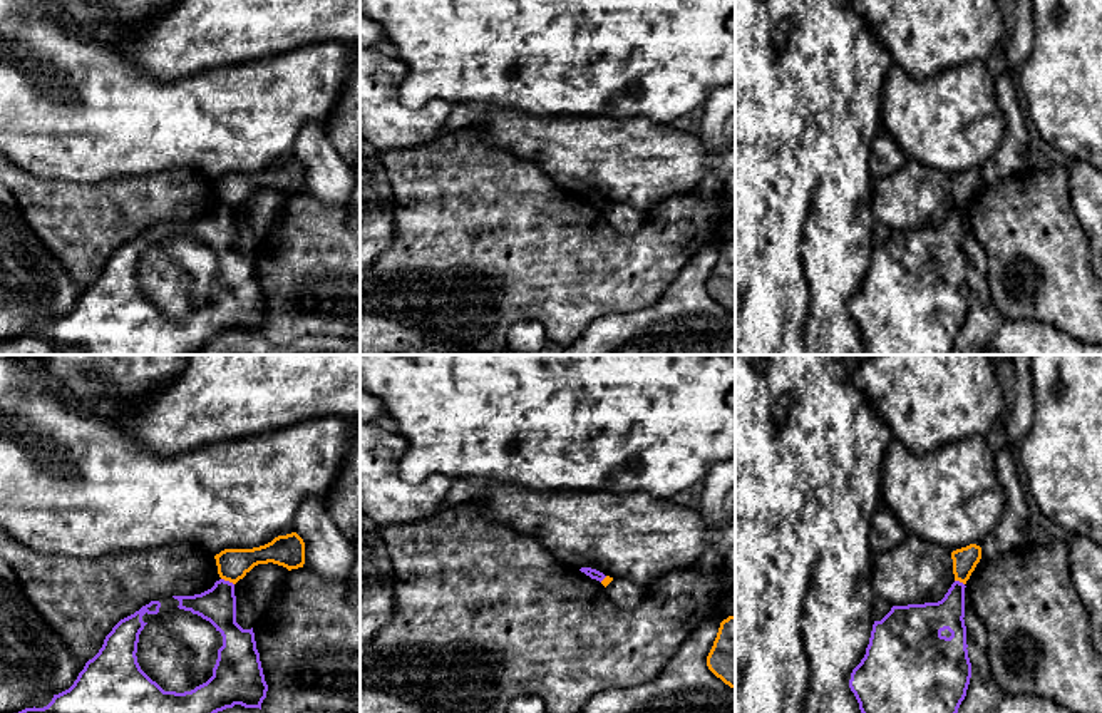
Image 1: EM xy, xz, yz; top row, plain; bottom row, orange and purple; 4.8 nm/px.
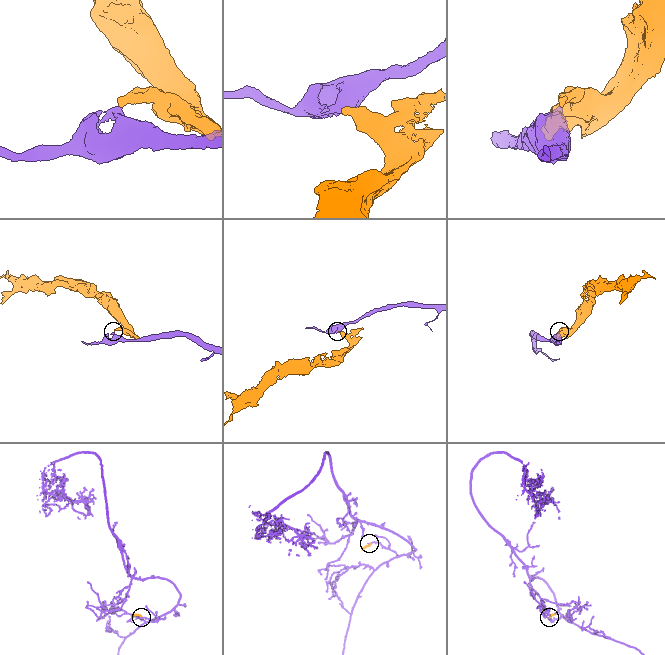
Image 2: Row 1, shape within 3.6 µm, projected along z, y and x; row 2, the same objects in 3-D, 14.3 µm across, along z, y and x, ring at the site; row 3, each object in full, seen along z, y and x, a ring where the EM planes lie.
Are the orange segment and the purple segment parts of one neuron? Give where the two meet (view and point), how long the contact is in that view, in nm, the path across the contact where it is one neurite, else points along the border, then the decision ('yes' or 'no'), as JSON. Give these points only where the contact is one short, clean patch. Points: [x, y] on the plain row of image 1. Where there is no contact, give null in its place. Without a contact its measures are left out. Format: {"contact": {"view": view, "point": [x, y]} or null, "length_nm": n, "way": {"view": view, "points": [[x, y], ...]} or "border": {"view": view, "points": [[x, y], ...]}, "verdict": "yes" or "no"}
{"contact": {"view": "xy", "point": [228, 205]}, "length_nm": 70, "border": {"view": "xy", "points": [[221, 203], [233, 210]]}, "verdict": "no"}

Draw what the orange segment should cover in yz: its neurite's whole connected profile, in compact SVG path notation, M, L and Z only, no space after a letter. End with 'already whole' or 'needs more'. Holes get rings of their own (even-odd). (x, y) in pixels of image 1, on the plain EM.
M970 169L951 177L955 206L966 209L981 184L981 172Z | already whole

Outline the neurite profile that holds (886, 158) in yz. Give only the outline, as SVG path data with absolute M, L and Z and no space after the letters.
M881 124L876 131L869 154L871 179L891 176L906 164L908 157Z

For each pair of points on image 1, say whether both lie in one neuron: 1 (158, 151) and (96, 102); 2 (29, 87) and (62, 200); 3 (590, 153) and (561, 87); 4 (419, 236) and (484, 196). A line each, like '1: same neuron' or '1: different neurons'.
1: same neuron
2: different neurons
3: different neurons
4: same neuron

